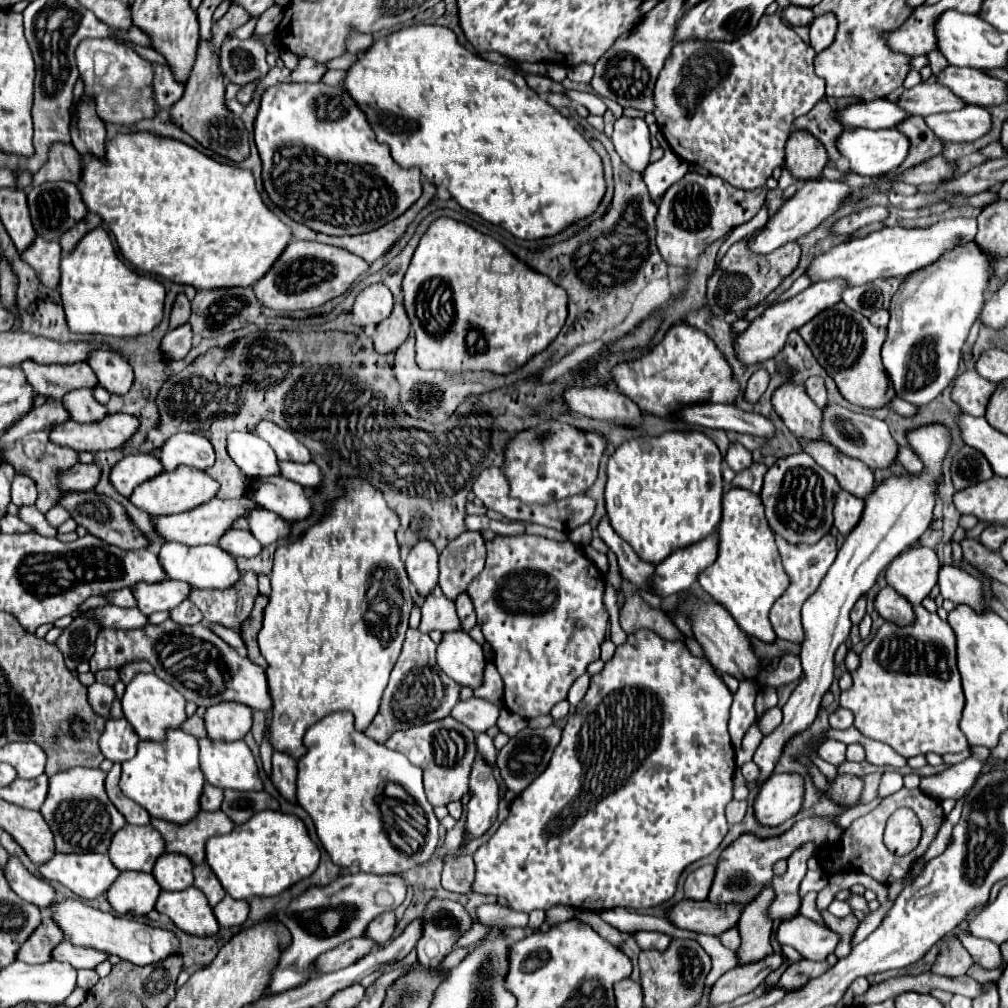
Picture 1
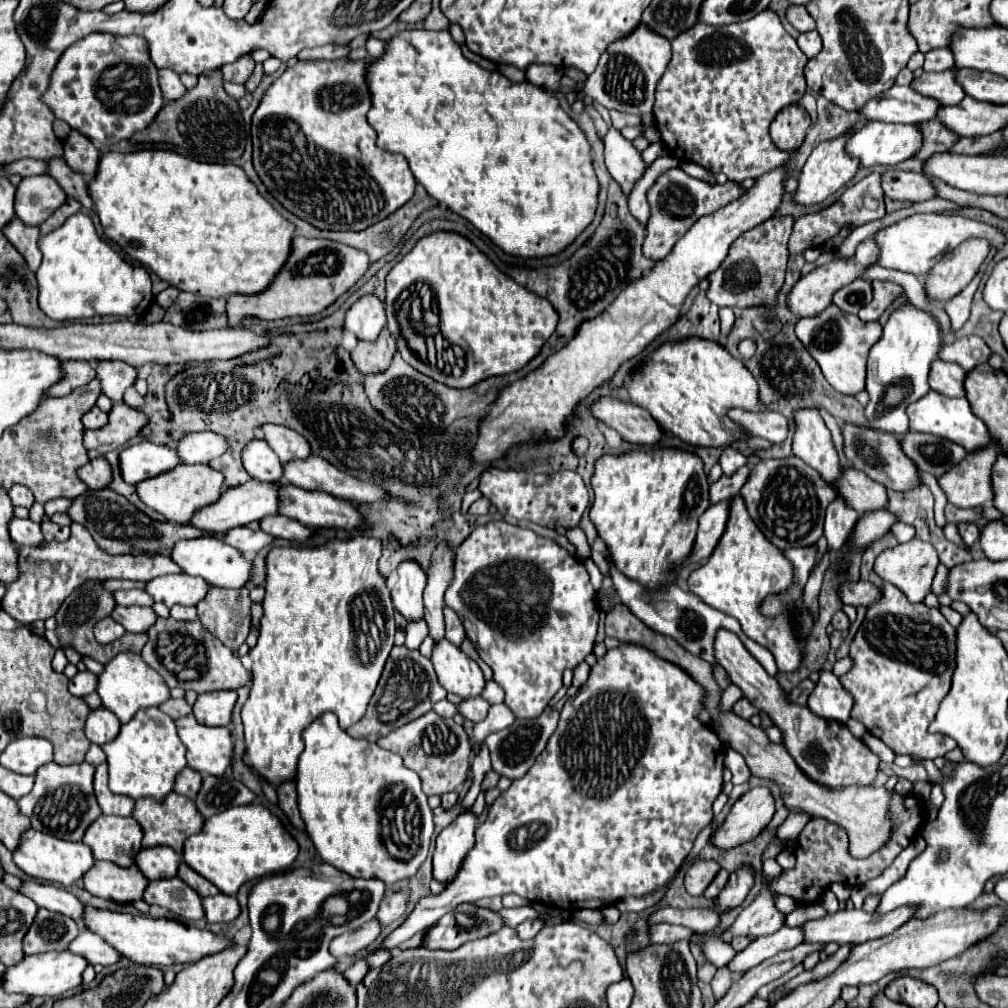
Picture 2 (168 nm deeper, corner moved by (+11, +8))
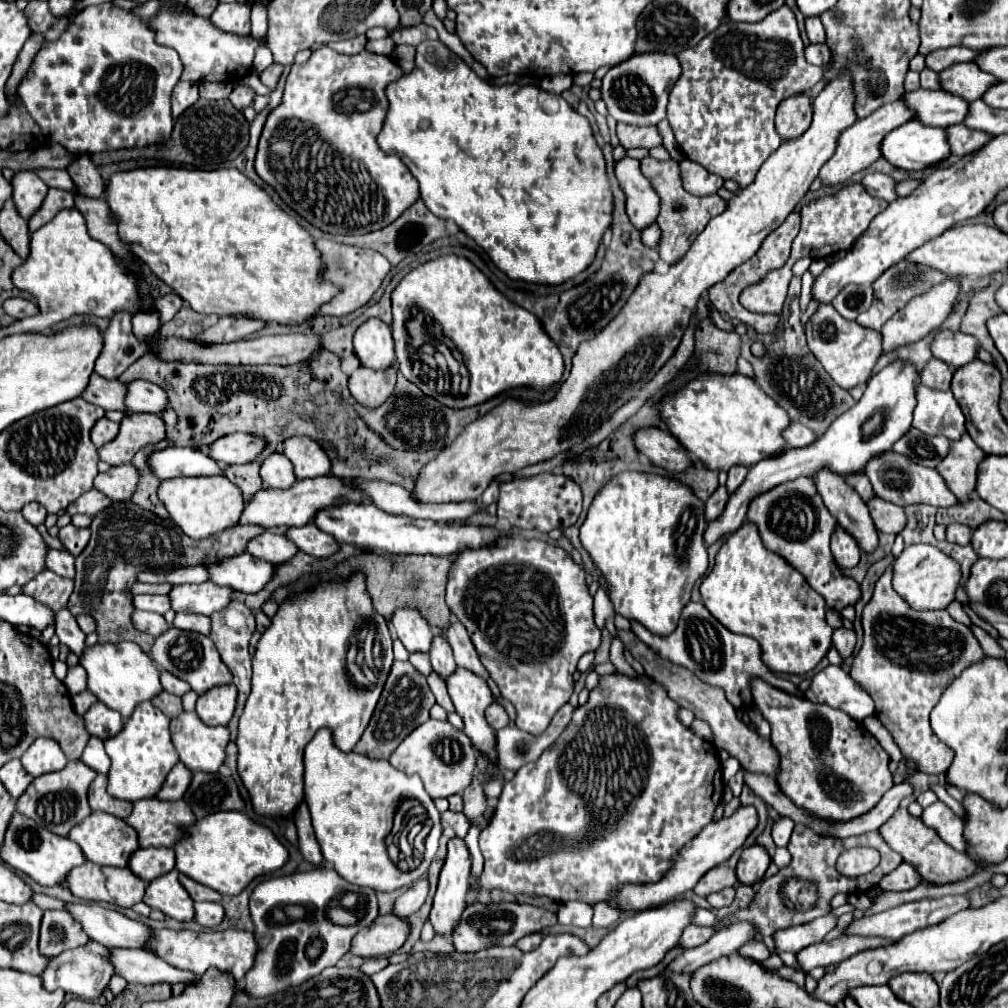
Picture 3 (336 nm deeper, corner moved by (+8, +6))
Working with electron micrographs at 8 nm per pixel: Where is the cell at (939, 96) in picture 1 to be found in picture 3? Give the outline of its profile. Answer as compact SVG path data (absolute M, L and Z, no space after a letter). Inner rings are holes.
M961 62L939 72L939 82L945 92L973 102L975 98L981 98L985 90L997 82L997 78L991 78L991 74L979 70L975 62Z

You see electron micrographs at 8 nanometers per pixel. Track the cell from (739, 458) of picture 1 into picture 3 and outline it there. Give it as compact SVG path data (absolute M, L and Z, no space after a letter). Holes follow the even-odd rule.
M737 464L737 466L731 466L729 472L727 472L727 476L729 476L729 478L727 478L727 484L725 484L727 490L733 492L733 490L743 482L743 478L747 476L747 472L749 472L749 466L743 466L743 464L741 464L741 466L739 466L739 464Z

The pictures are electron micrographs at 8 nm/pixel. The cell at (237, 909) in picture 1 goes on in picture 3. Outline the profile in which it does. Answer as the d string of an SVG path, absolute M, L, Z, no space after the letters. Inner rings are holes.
M199 902L195 904L195 918L205 928L215 928L225 918L225 908L215 902Z

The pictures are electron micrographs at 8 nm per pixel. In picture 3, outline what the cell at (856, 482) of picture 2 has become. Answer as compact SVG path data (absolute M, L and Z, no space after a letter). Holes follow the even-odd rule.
M873 496L867 500L871 518L875 522L875 528L879 532L889 532L889 534L897 534L903 528L905 522L905 514L903 508L897 504L891 504L879 496Z

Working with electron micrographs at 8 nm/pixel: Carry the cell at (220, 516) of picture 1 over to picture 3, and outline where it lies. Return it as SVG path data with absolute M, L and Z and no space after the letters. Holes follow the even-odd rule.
M319 476L309 480L297 480L289 490L263 488L245 504L245 510L239 518L239 524L255 524L263 528L271 526L305 526L313 520L317 510L335 506L339 502L363 502L363 496L355 488L347 488L335 476Z

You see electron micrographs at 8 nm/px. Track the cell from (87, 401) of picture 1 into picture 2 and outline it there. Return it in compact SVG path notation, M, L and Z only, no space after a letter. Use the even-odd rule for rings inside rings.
M94 406L90 412L84 414L82 422L84 422L84 426L86 426L88 430L98 430L98 428L102 428L102 426L108 424L108 414L104 414L100 408Z

